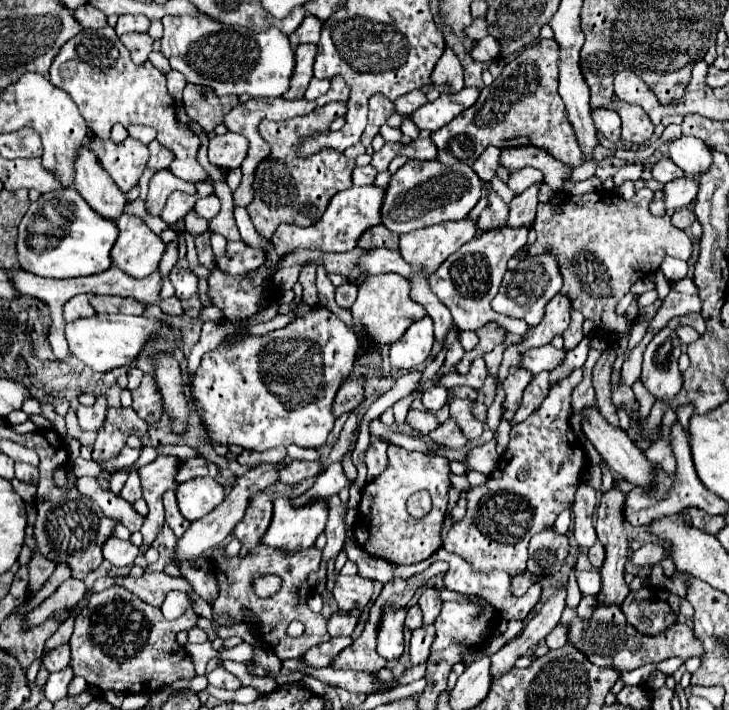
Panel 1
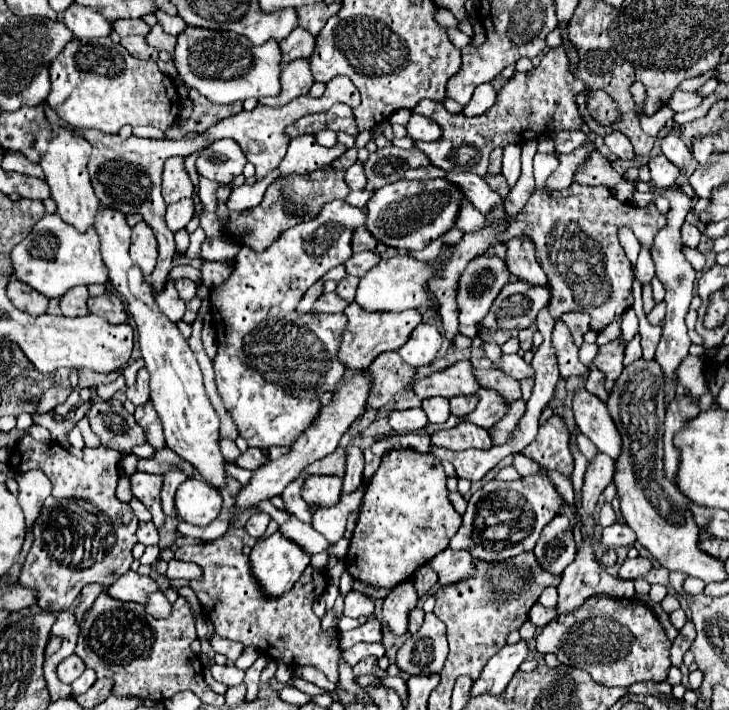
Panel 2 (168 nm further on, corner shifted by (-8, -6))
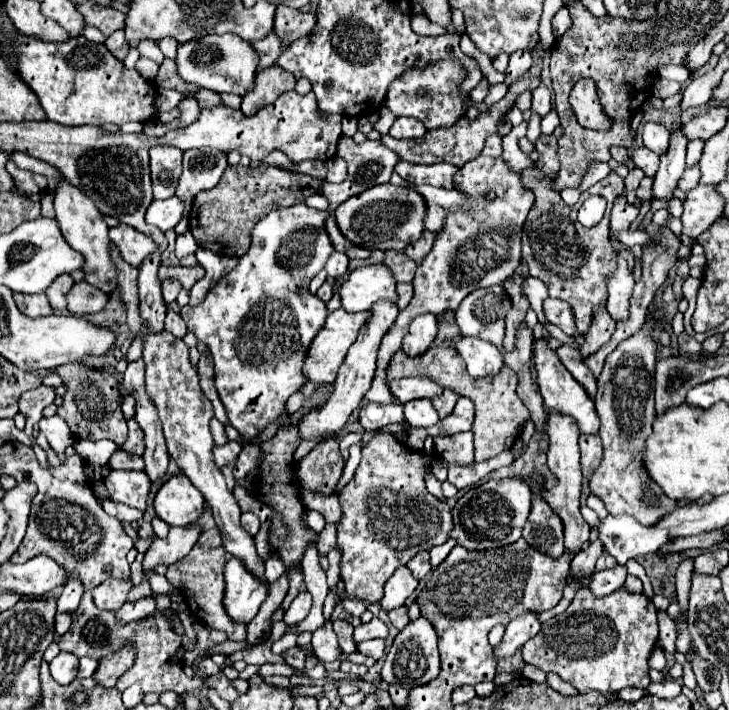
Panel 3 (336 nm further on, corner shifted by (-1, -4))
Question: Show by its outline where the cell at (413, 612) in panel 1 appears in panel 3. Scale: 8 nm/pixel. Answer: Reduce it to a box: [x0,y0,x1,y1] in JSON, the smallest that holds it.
[388,607,408,629]

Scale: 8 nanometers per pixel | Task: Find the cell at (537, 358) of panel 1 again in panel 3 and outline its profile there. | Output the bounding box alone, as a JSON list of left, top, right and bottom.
[452,335,502,377]

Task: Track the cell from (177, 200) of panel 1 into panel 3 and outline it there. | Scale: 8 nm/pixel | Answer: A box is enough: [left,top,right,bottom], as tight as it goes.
[146,197,184,231]

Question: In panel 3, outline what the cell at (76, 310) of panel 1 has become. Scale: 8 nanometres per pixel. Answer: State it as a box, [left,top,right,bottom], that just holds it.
[46,273,74,311]

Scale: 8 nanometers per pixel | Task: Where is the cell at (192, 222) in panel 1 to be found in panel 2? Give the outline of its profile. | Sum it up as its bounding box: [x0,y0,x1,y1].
[163,157,195,205]

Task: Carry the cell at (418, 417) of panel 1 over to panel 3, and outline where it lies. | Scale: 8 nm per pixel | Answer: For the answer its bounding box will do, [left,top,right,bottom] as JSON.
[360,403,404,431]

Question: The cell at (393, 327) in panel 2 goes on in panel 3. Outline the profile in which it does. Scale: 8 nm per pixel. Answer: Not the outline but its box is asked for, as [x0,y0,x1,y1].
[302,309,370,385]

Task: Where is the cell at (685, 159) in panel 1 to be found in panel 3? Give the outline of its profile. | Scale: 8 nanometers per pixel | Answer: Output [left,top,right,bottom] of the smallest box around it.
[642,123,670,155]

